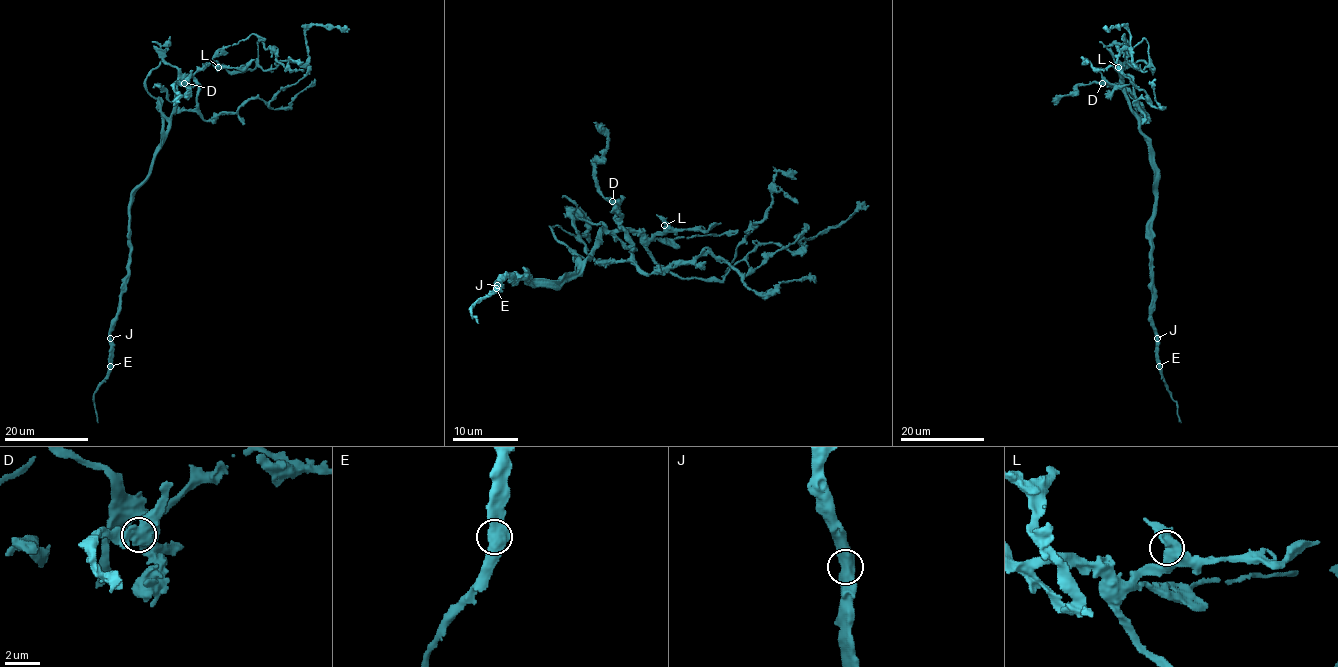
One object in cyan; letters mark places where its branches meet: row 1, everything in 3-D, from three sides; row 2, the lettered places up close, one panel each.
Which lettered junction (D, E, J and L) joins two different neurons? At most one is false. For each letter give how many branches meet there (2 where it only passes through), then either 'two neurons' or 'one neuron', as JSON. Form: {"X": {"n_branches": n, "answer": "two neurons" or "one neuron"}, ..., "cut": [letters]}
{"D": {"n_branches": 2, "answer": "one neuron"}, "E": {"n_branches": 2, "answer": "one neuron"}, "J": {"n_branches": 2, "answer": "two neurons"}, "L": {"n_branches": 2, "answer": "one neuron"}, "cut": ["J"]}

